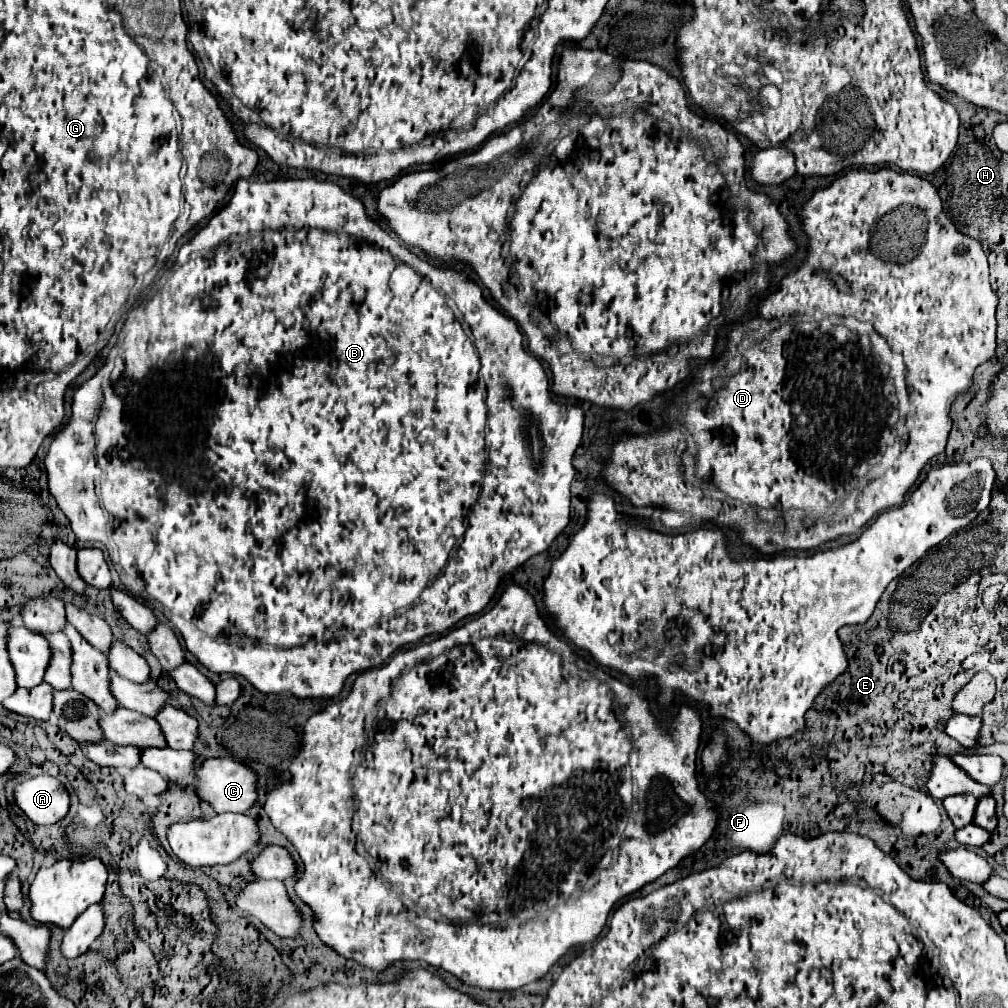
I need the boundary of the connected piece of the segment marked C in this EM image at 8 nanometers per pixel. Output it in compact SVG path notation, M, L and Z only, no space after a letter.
M210 758L206 760L198 772L198 782L196 782L196 794L210 802L216 812L238 812L244 814L248 812L256 800L258 800L258 772L254 772L250 766L232 760L232 758Z

